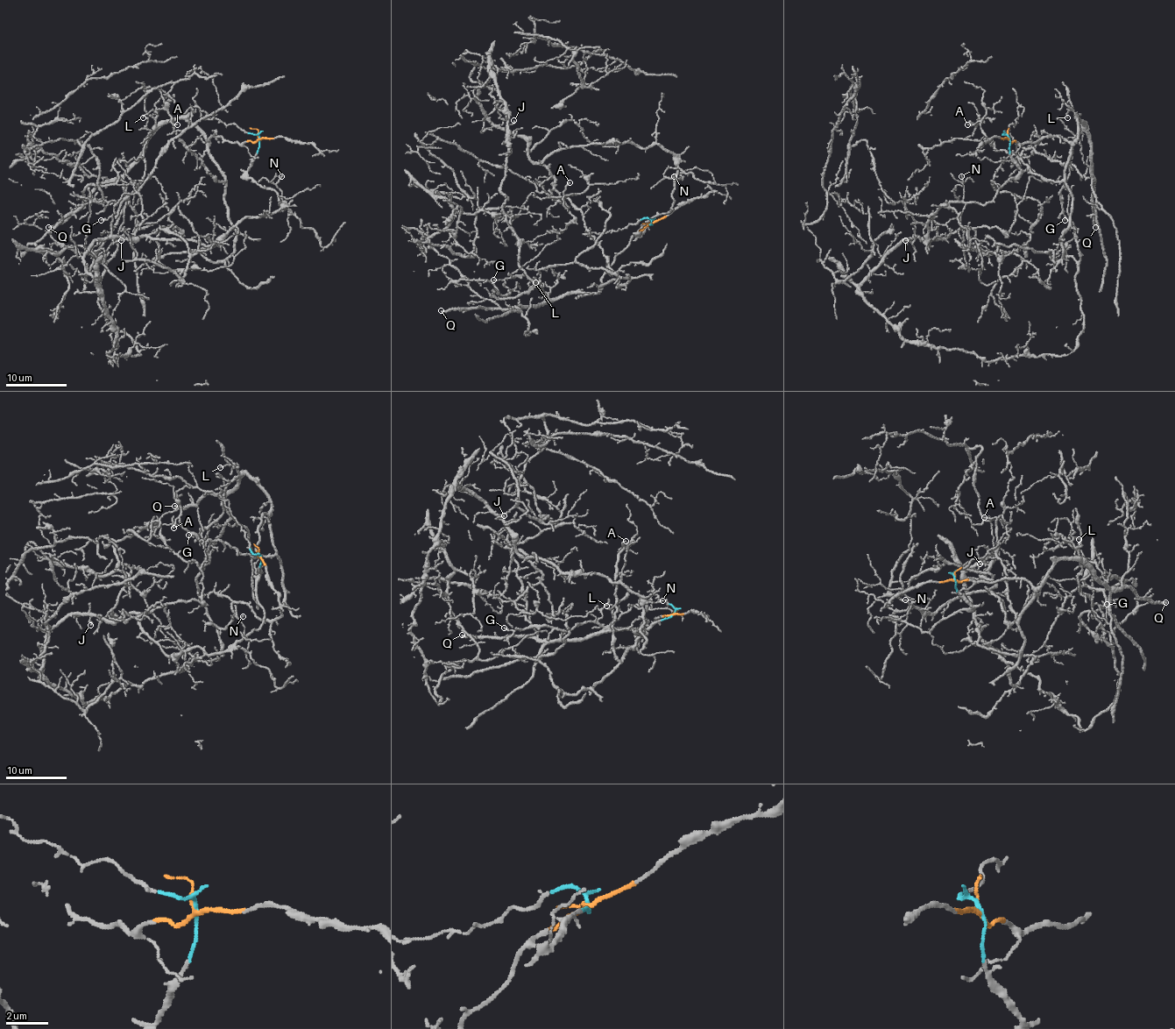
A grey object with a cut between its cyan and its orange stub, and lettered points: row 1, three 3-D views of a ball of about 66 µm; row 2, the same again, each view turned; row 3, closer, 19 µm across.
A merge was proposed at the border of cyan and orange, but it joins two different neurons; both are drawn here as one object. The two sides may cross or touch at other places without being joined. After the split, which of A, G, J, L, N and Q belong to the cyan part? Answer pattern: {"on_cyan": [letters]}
{"on_cyan": ["J", "N"]}

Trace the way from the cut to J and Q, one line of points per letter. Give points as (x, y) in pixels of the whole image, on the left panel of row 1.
J: (259, 138), (247, 174), (284, 202), (276, 211), (245, 216), (210, 244), (122, 240)
Q: (259, 138), (208, 140), (184, 119), (166, 121), (122, 174), (48, 228)

